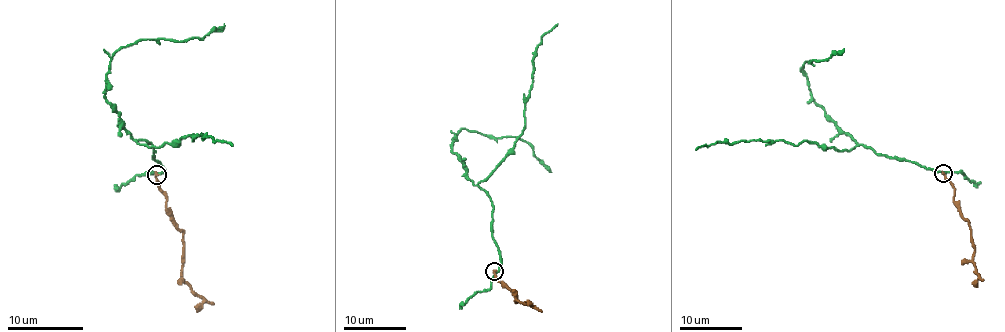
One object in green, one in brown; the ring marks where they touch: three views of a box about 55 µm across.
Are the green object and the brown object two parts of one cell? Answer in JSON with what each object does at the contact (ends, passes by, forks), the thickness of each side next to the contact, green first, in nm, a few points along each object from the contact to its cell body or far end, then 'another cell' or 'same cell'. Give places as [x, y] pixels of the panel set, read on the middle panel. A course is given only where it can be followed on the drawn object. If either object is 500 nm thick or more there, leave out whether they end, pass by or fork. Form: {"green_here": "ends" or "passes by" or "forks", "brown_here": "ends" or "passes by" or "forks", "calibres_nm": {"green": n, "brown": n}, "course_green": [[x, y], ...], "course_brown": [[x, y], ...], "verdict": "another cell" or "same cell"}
{"green_here": "passes by", "brown_here": "ends", "calibres_nm": {"green": 170, "brown": 280}, "course_green": [[495, 271], [500, 252], [492, 235], [493, 205], [451, 149], [452, 139], [465, 128], [520, 138], [550, 172]], "course_brown": [[495, 271], [493, 274], [517, 298], [515, 302], [542, 312]], "verdict": "another cell"}

